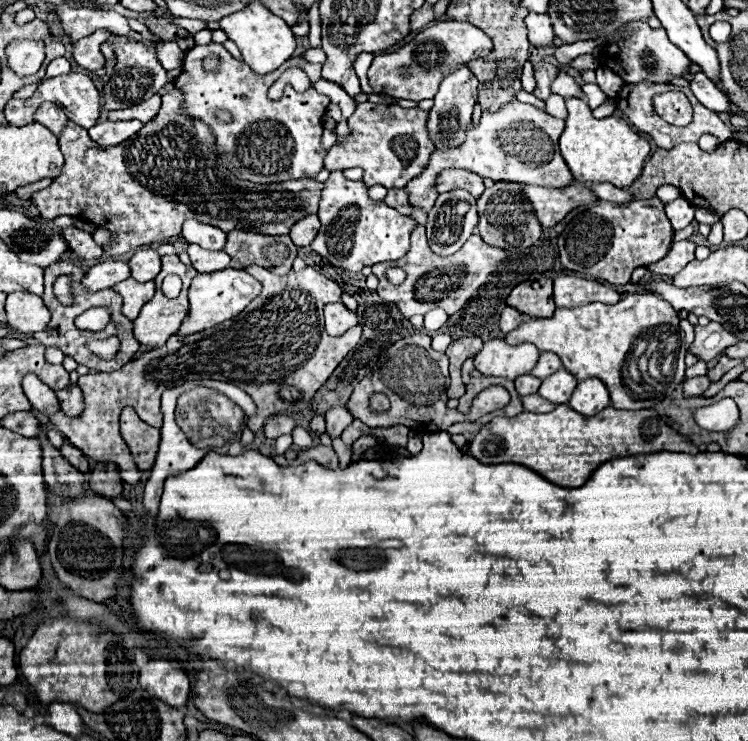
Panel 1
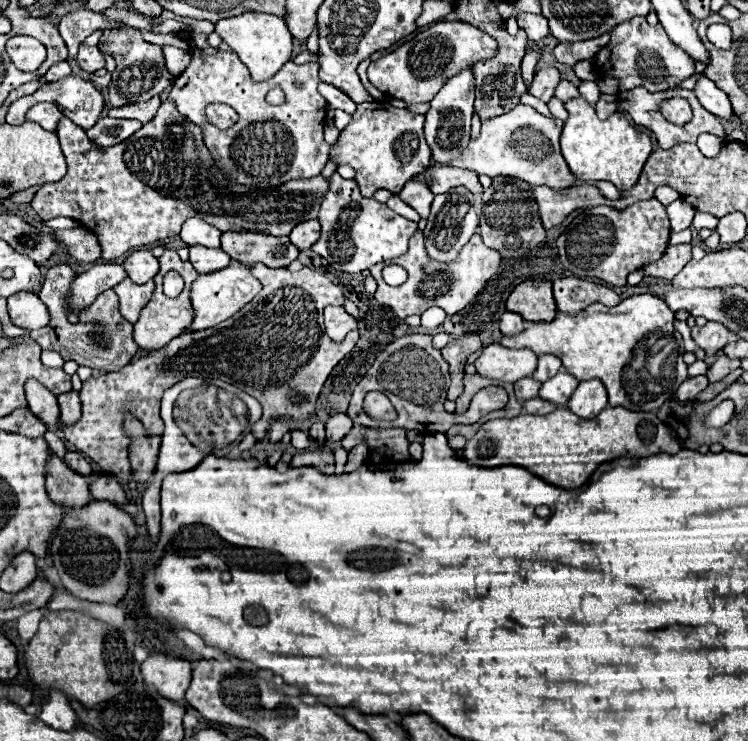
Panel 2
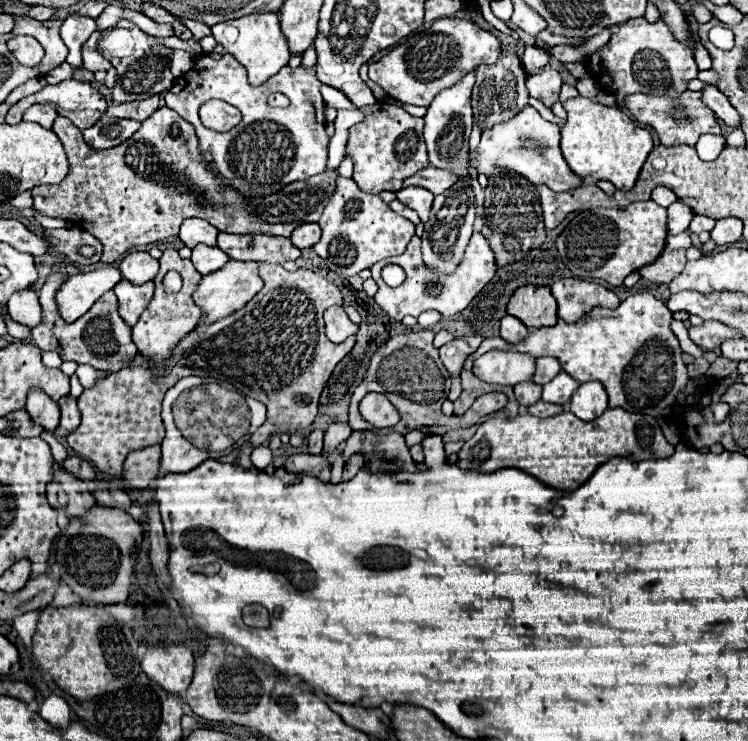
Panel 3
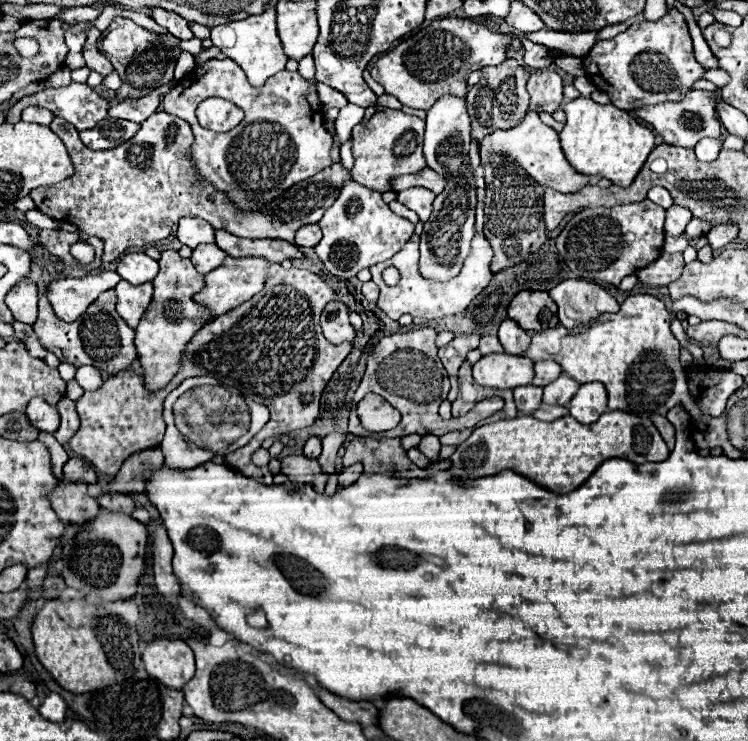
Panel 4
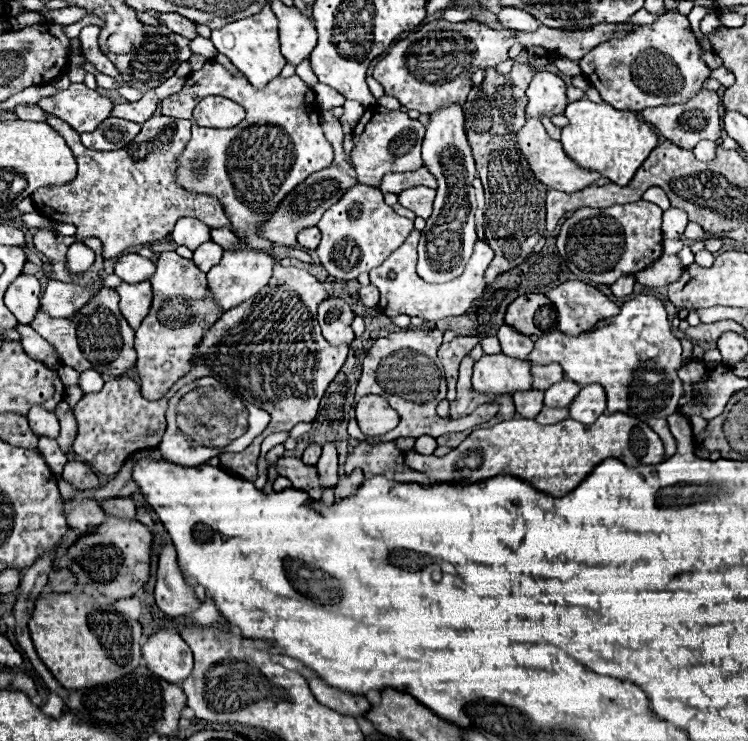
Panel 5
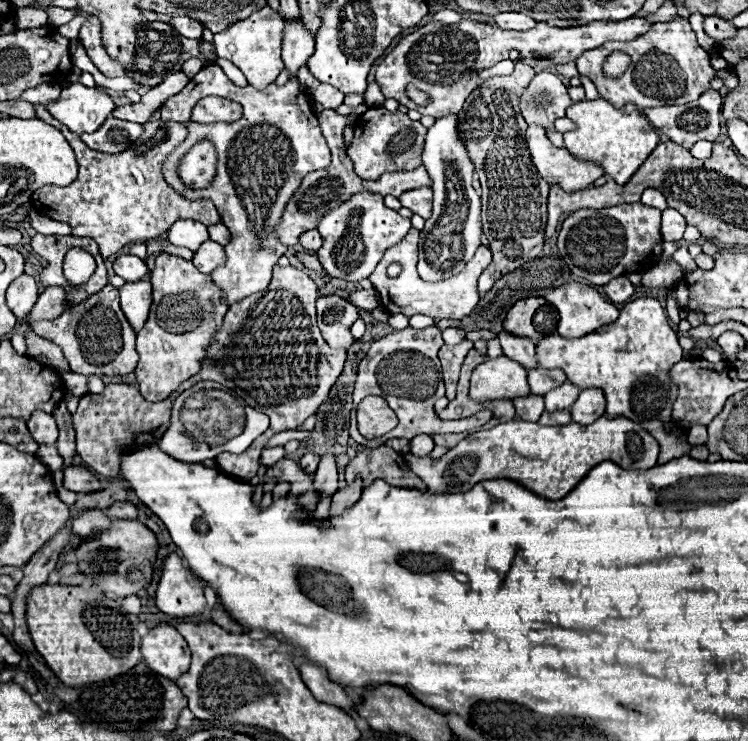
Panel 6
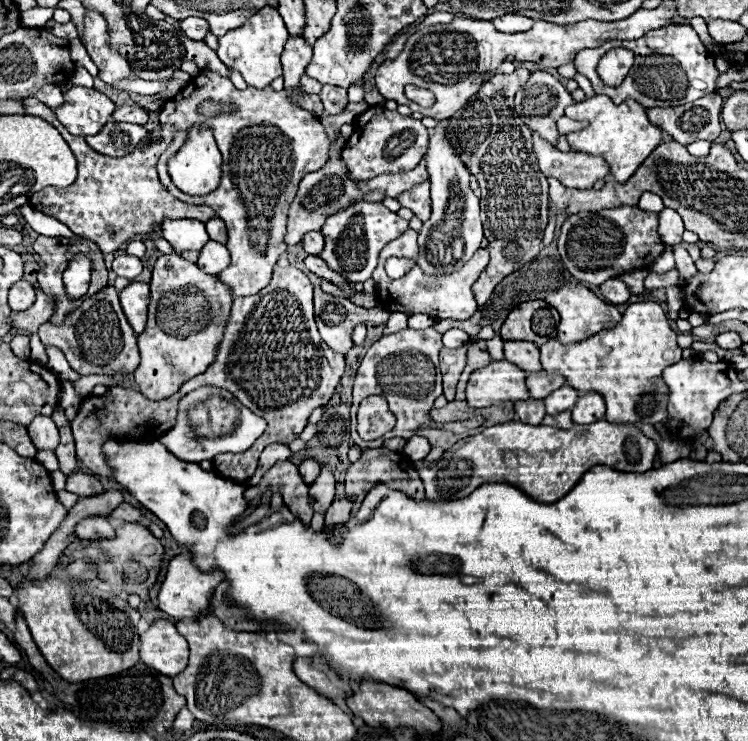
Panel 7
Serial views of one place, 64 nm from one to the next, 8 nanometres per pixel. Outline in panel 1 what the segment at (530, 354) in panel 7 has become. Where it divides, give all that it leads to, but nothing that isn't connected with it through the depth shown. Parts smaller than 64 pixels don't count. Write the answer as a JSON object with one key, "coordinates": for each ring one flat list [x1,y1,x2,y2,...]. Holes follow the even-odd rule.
{"coordinates":[[504,308,500,314,500,330,504,334,512,332,512,328,518,328,522,324,522,314,516,308]]}

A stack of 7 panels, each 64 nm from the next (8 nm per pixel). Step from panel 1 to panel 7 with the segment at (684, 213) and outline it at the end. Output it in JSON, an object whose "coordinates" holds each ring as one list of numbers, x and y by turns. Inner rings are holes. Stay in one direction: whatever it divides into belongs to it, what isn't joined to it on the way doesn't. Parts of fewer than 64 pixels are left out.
{"coordinates":[[664,208,660,214,658,214,658,234,662,238,662,242,666,246,676,246,682,242,682,232,684,232,684,224,682,224,682,218,678,216,676,210,672,208]]}

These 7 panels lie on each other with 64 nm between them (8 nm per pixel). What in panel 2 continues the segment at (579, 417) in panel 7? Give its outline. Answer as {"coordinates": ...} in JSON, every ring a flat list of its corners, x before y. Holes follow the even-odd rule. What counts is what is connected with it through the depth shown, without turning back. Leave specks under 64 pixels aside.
{"coordinates":[[600,380,580,382,572,394,572,402,568,400,566,406,568,408,572,406,570,410,576,412,576,416,584,416,586,420,590,420,592,416,598,416,608,406,604,384]]}

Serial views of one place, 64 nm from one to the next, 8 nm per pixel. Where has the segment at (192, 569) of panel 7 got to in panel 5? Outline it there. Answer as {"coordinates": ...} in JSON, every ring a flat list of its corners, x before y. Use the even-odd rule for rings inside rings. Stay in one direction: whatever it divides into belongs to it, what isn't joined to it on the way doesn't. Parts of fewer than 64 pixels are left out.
{"coordinates":[[166,544,158,556,158,580,154,596,158,608,168,616,186,616,198,610,202,604,194,588,184,580,172,544]]}

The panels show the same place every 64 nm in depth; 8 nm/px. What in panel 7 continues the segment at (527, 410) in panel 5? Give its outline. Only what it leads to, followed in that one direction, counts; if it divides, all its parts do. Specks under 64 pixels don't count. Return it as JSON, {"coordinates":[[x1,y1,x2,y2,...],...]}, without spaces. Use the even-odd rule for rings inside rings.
{"coordinates":[[524,400,524,402,516,402,514,410,520,418,520,422,524,424,542,424,546,410,544,410,544,402,542,400]]}

